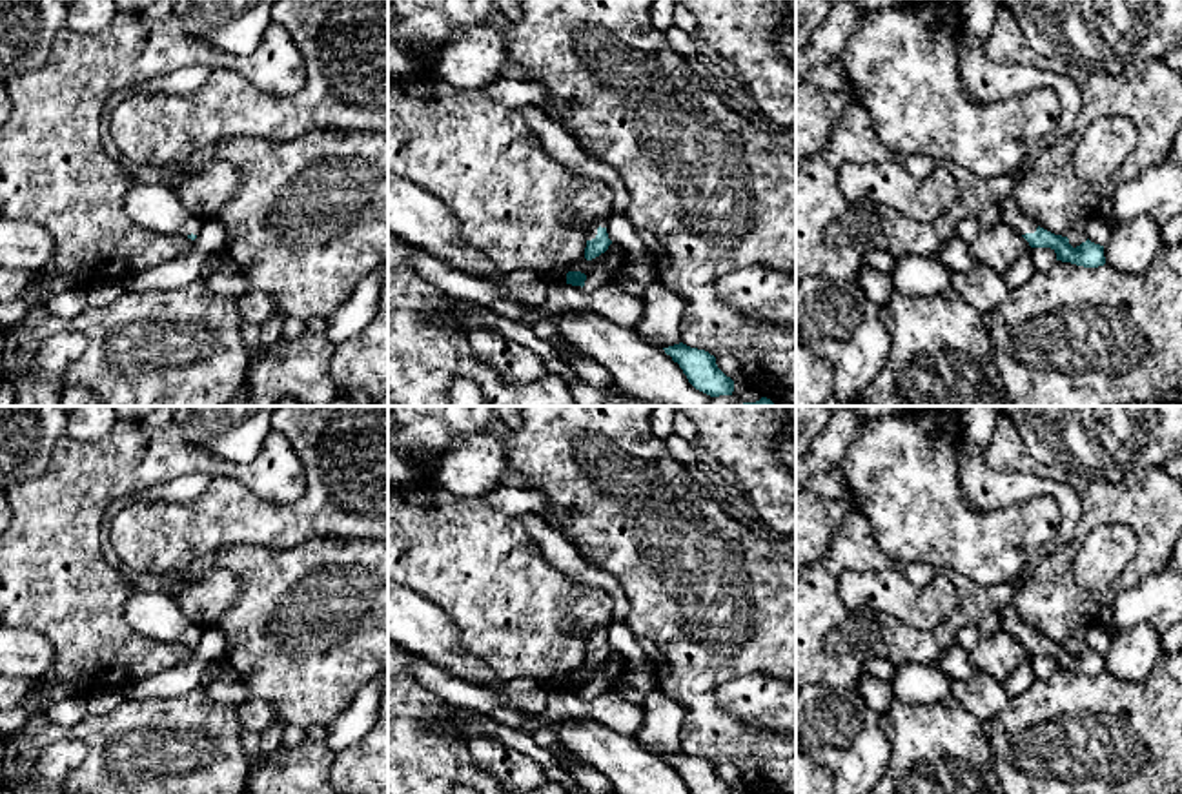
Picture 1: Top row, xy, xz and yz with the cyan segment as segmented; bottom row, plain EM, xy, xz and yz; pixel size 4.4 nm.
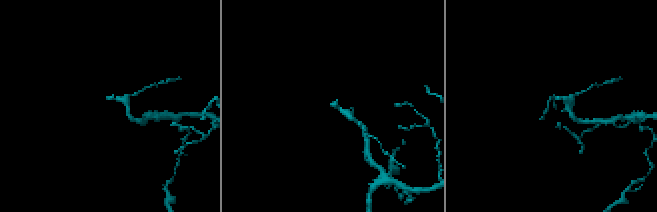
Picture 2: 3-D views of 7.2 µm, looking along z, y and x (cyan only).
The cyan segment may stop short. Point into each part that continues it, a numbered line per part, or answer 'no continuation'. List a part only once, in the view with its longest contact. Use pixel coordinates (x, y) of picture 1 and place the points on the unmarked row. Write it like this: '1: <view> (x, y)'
1: xz (589, 638)

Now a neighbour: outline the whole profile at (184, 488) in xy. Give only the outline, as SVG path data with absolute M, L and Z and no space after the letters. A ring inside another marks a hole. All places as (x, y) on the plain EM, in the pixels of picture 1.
M202 472L178 475L171 481L148 488L140 497L149 504L193 503L209 484L211 477Z

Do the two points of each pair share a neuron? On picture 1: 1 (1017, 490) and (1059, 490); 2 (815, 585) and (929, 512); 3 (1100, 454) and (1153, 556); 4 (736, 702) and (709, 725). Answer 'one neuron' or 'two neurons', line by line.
1: one neuron
2: two neurons
3: two neurons
4: two neurons

